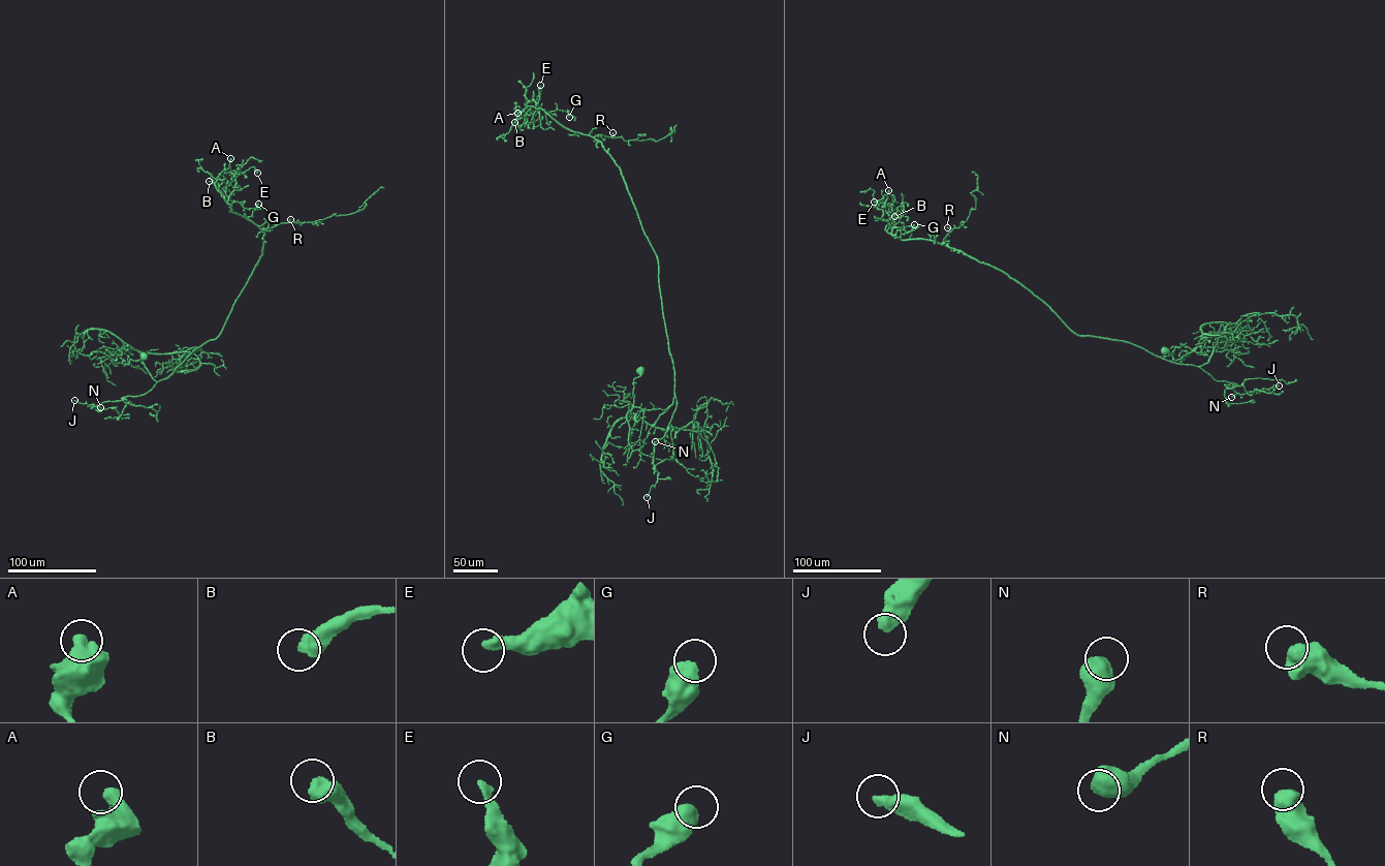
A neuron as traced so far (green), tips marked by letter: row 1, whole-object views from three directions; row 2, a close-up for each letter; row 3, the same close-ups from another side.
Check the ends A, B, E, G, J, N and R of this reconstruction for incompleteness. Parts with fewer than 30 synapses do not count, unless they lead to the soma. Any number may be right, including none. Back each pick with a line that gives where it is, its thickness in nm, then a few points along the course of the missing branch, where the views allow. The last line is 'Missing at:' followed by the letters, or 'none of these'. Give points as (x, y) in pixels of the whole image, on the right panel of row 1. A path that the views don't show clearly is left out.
Missing at: none of these

